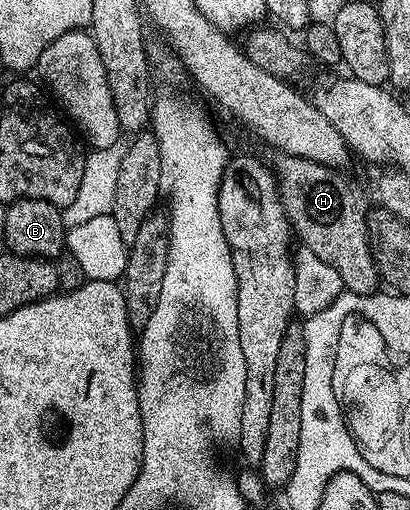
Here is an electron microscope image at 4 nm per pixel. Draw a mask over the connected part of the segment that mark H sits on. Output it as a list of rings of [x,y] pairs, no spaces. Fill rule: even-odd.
[[[280,155],[277,158],[276,165],[274,164],[276,186],[280,188],[280,202],[292,225],[295,240],[303,248],[314,251],[314,255],[318,255],[318,259],[322,259],[322,263],[330,263],[330,267],[334,267],[334,271],[338,271],[347,292],[357,298],[377,292],[381,288],[382,282],[368,242],[369,210],[364,209],[364,201],[356,194],[355,187],[331,165],[314,163],[305,157]]]

